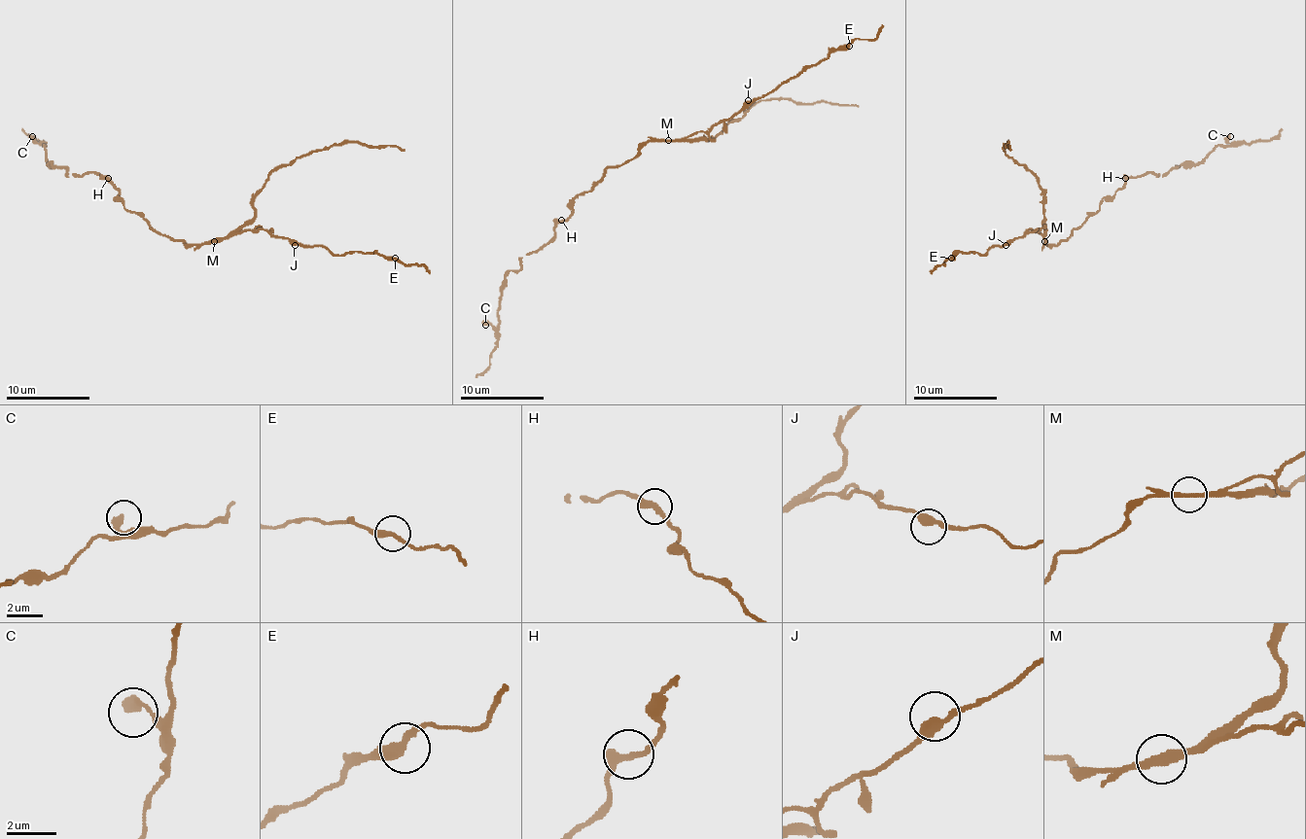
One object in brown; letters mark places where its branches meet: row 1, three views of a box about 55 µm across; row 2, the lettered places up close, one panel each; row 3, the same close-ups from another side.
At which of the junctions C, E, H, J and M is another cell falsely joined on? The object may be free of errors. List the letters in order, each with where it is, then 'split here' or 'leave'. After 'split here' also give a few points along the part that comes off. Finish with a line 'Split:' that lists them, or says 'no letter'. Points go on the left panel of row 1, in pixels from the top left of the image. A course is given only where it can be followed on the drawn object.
C: (32, 136) | leave
E: (395, 258) | leave
H: (108, 178) | leave
J: (295, 245) | leave
M: (214, 241) | split here | (215, 241), (237, 232), (253, 218), (253, 197), (264, 180), (307, 153), (342, 143), (395, 145), (404, 151)
Split: M

